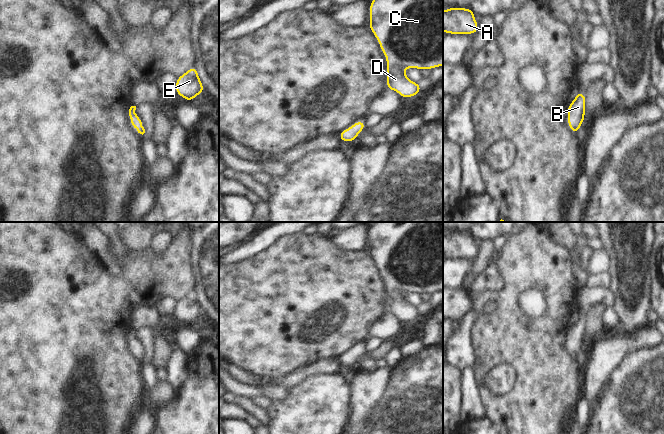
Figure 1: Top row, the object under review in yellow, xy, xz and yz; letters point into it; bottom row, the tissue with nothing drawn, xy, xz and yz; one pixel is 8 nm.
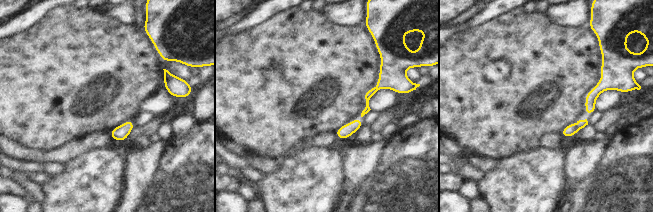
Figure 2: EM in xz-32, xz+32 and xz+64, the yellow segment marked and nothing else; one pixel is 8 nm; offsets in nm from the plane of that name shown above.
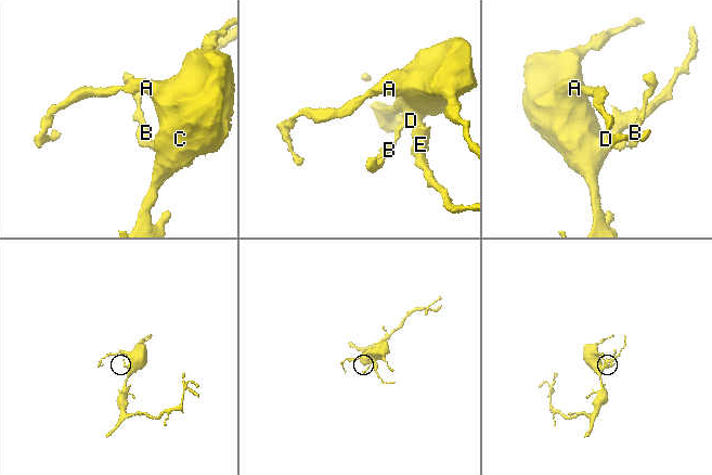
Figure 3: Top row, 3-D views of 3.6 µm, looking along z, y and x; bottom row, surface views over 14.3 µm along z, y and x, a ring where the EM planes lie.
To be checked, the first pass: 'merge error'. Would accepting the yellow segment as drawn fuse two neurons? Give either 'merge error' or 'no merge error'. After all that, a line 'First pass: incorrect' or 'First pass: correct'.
no merge error
First pass: incorrect

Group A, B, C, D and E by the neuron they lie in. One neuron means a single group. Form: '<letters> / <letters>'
A B C D E

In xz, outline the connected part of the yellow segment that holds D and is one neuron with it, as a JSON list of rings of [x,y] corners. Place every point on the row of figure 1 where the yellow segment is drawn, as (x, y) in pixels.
[[[373,0],[369,15],[369,29],[387,61],[386,89],[398,92],[402,98],[415,97],[421,84],[412,82],[404,69],[432,70],[443,66],[443,0]]]

